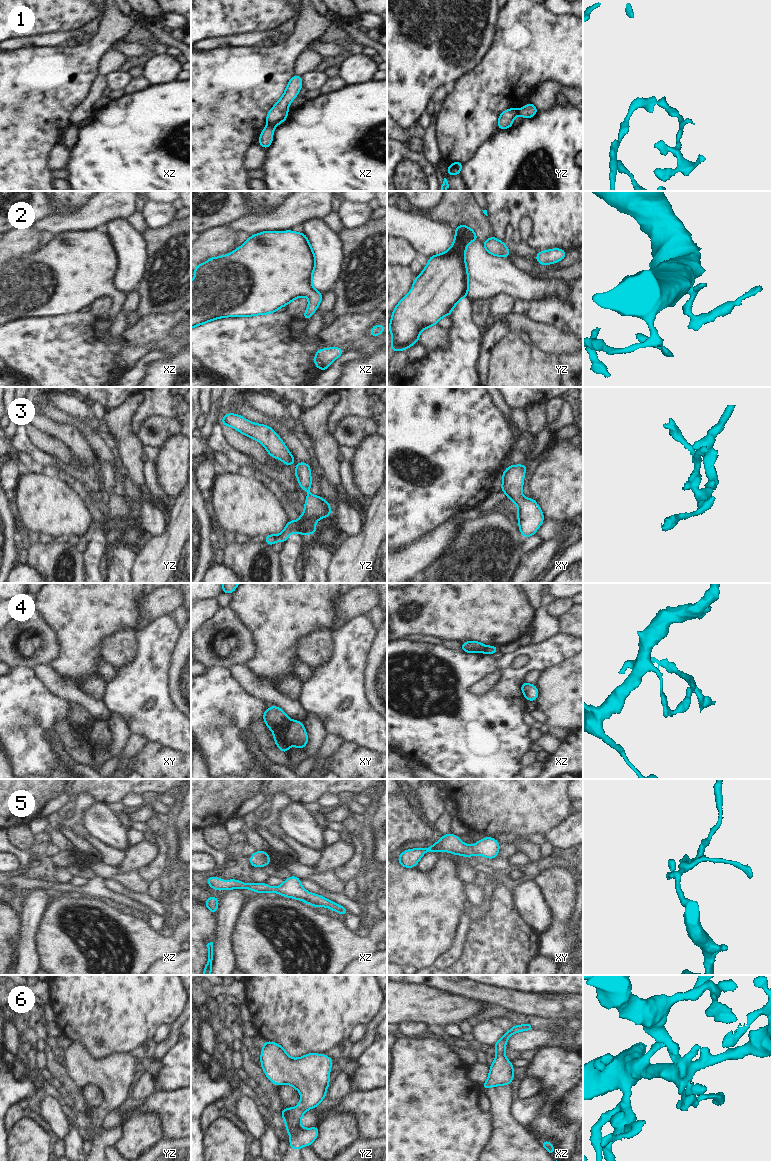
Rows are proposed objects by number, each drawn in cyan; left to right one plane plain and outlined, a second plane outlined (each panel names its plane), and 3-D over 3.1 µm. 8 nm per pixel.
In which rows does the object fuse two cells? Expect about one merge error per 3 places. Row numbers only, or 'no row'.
1, 4.

